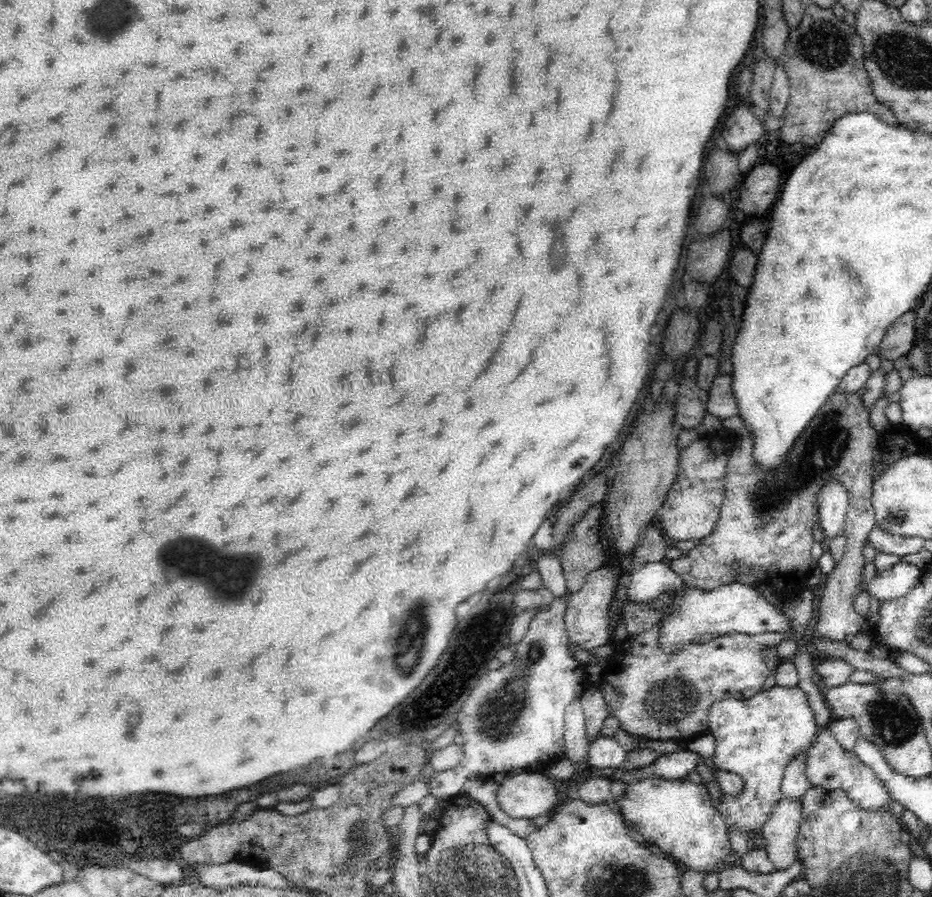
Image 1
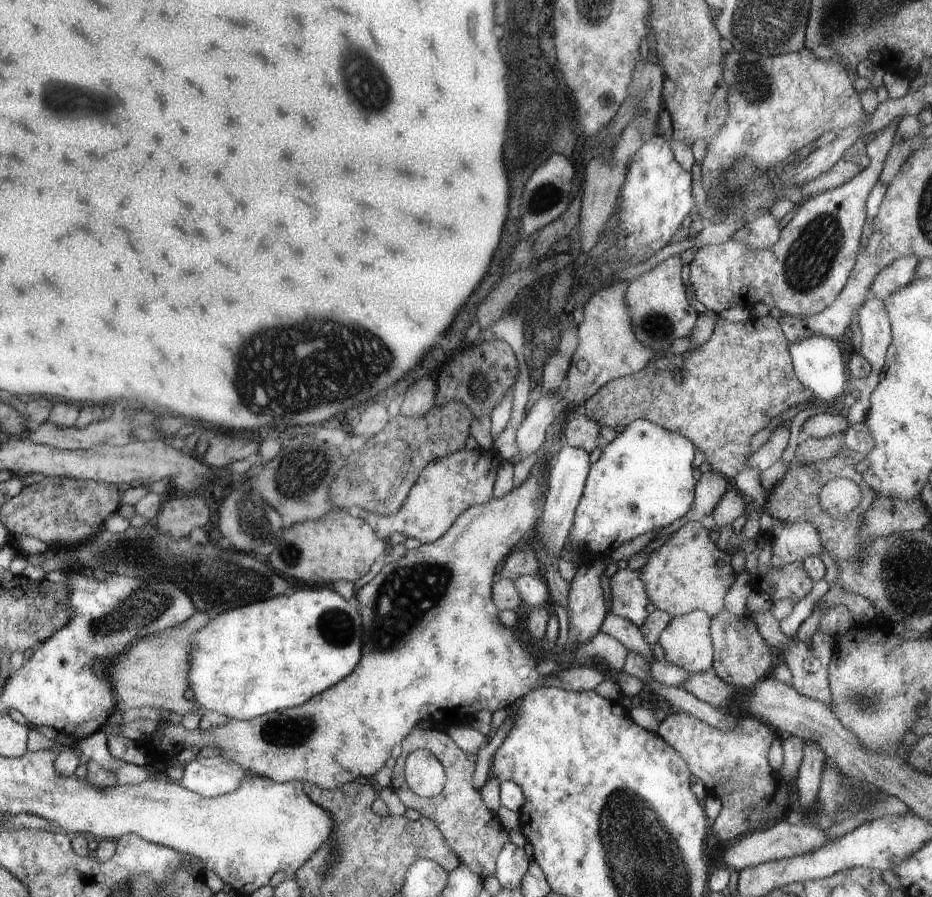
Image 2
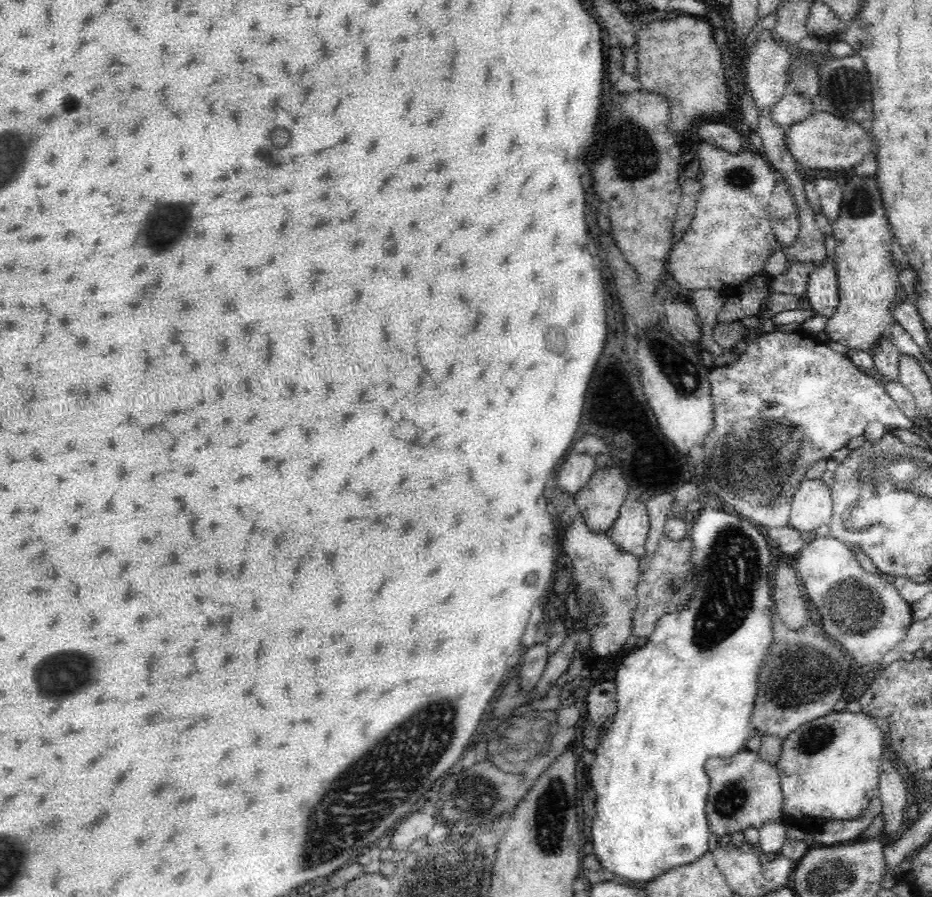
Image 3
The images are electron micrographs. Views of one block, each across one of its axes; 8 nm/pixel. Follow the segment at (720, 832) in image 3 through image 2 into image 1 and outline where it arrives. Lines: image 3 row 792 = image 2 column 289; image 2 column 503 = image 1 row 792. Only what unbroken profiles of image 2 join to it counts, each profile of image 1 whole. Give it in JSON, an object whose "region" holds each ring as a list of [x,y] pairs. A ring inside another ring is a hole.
{"region":[[[522,772],[518,776],[508,776],[500,782],[496,790],[496,800],[510,818],[534,820],[558,806],[560,792],[556,782],[534,772]],[[646,778],[642,782],[636,784],[628,784],[626,796],[622,798],[622,802],[618,802],[618,810],[620,816],[626,820],[636,822],[638,832],[644,834],[644,840],[658,850],[660,854],[684,862],[690,870],[694,872],[714,872],[716,868],[724,868],[722,864],[732,856],[732,848],[730,848],[730,836],[728,836],[728,828],[726,822],[716,814],[716,808],[712,806],[712,798],[710,792],[706,790],[704,784],[694,784],[688,778],[684,780],[660,780],[660,778]]]}

